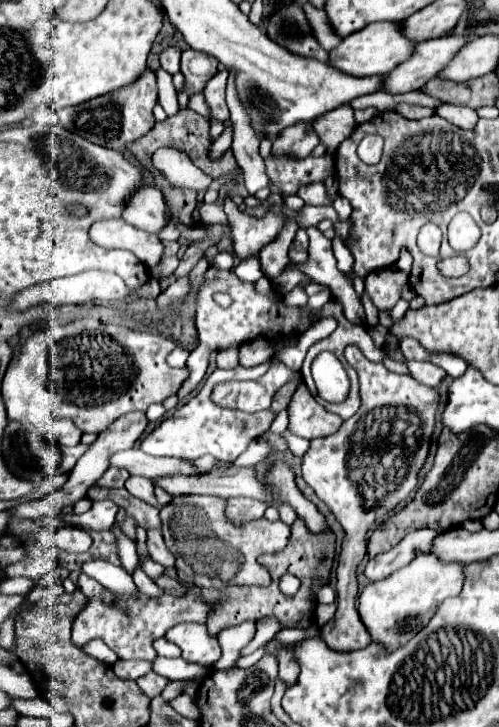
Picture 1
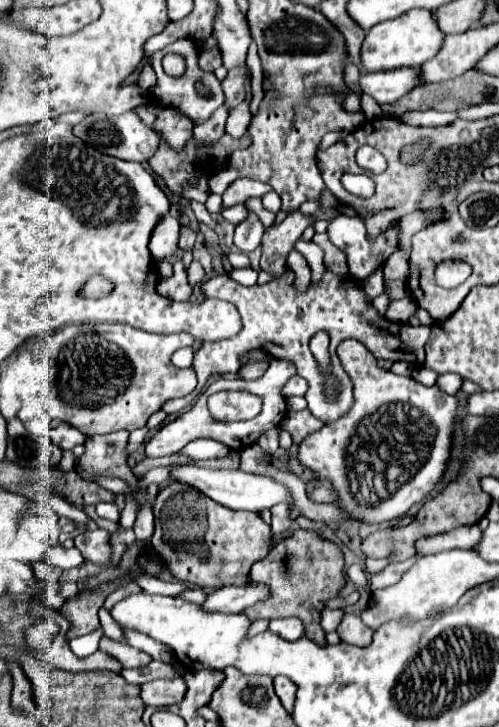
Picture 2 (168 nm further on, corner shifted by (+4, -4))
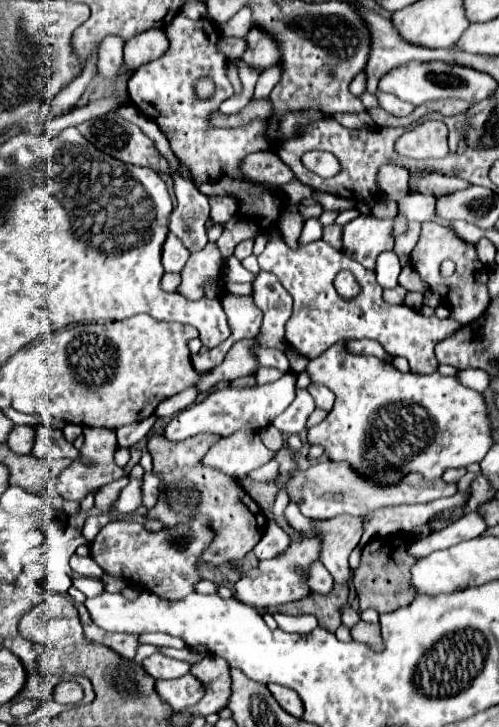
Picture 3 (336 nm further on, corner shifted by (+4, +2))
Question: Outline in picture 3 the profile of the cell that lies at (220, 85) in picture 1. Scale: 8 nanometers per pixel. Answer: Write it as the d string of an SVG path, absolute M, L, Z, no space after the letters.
M254 25L248 33L248 51L244 53L244 61L258 65L260 69L272 67L280 57L280 43L274 39L274 35L266 33L262 27Z

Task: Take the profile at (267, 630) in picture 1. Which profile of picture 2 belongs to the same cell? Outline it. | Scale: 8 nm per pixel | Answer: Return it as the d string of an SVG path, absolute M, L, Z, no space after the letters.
M290 617L290 619L272 619L270 625L268 625L268 631L280 635L282 639L288 639L288 641L296 641L298 637L304 635L304 627L300 621L296 621L296 617Z

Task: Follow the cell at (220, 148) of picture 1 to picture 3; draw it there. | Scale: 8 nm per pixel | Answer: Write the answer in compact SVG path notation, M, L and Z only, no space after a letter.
M278 61L272 67L268 67L266 71L262 71L262 75L258 77L258 83L256 83L256 89L254 89L254 97L268 97L280 77L282 77L282 63Z

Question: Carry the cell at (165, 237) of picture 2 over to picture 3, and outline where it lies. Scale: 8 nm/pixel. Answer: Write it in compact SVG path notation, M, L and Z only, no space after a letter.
M168 235L166 243L164 243L164 253L162 253L164 269L168 273L182 273L188 257L190 257L190 251L186 251L186 247L182 247L182 243L178 243L178 239Z

